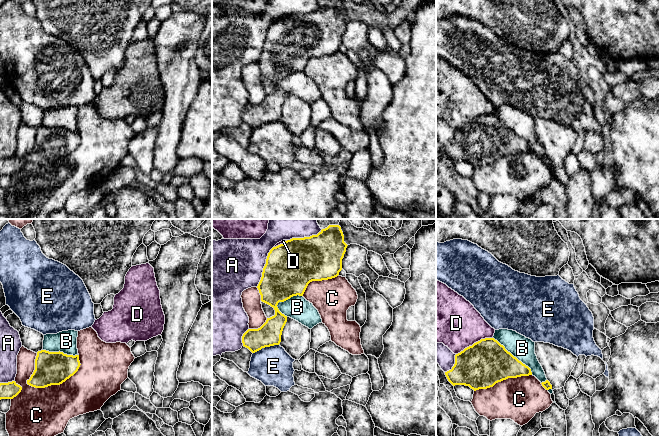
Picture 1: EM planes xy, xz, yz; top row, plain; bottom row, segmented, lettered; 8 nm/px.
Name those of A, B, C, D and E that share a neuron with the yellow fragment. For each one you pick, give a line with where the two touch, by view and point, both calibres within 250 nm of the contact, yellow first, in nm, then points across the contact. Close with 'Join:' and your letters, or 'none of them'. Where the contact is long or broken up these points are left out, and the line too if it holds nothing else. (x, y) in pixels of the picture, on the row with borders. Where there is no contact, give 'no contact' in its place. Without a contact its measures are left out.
Join: none of them

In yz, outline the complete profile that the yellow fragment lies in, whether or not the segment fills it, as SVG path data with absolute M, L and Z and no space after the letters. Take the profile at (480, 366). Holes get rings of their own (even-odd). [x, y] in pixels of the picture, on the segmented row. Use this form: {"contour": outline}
{"contour": "M485 338L456 354L454 366L445 375L453 386L465 385L476 391L532 372L497 340Z"}

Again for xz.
{"contour": "M316 219L322 229L317 235L304 238L292 238L268 253L266 264L263 268L261 280L257 286L261 301L270 305L275 310L275 315L267 318L266 322L258 329L248 329L242 336L243 346L255 353L262 348L279 345L287 316L282 314L277 305L293 296L303 296L308 284L312 281L322 281L335 278L342 270L342 259L346 252L347 244L338 225L340 219Z"}

